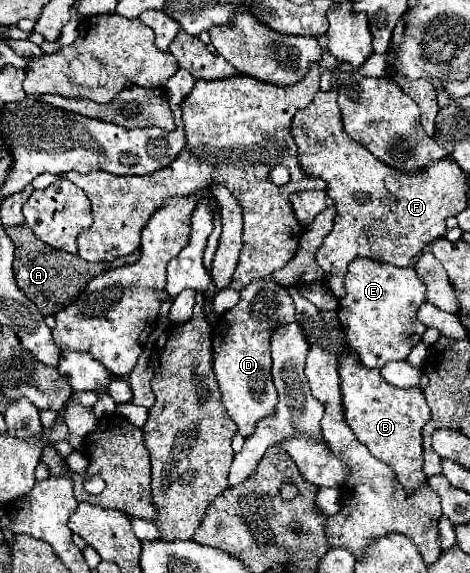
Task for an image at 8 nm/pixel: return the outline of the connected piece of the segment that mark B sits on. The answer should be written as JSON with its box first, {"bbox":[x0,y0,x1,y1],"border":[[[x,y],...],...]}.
{"bbox":[338,354,430,492],"border":[[[344,354],[342,358],[338,358],[338,372],[340,372],[340,390],[342,390],[342,406],[344,406],[344,418],[348,422],[348,426],[352,428],[352,432],[356,434],[356,438],[366,444],[366,448],[370,450],[372,456],[376,456],[378,460],[386,462],[394,472],[396,478],[400,480],[400,484],[414,492],[418,490],[418,486],[424,482],[424,472],[422,472],[422,428],[424,424],[430,420],[430,408],[424,400],[422,390],[416,388],[396,388],[390,386],[380,370],[370,370],[364,364],[360,364],[360,360],[356,358],[356,354]]]}

